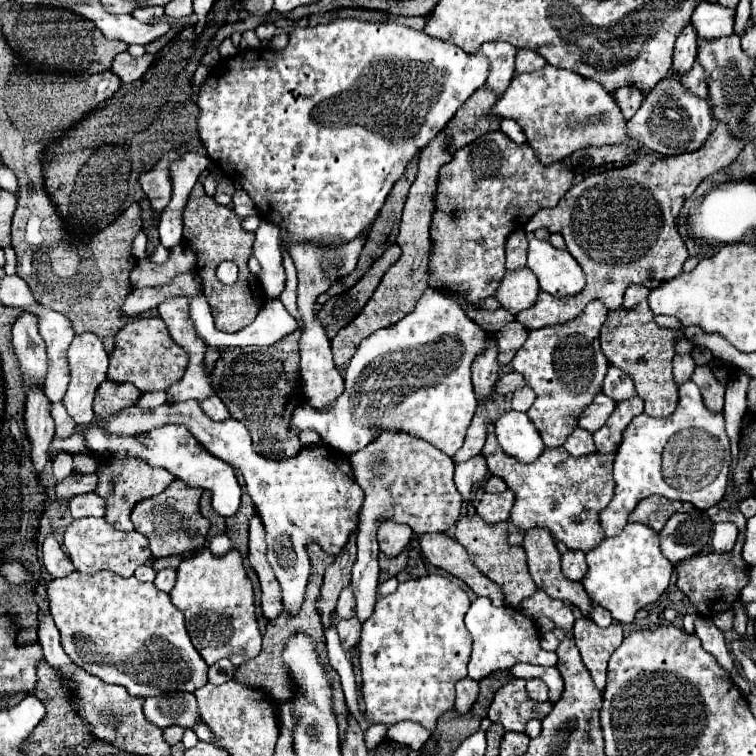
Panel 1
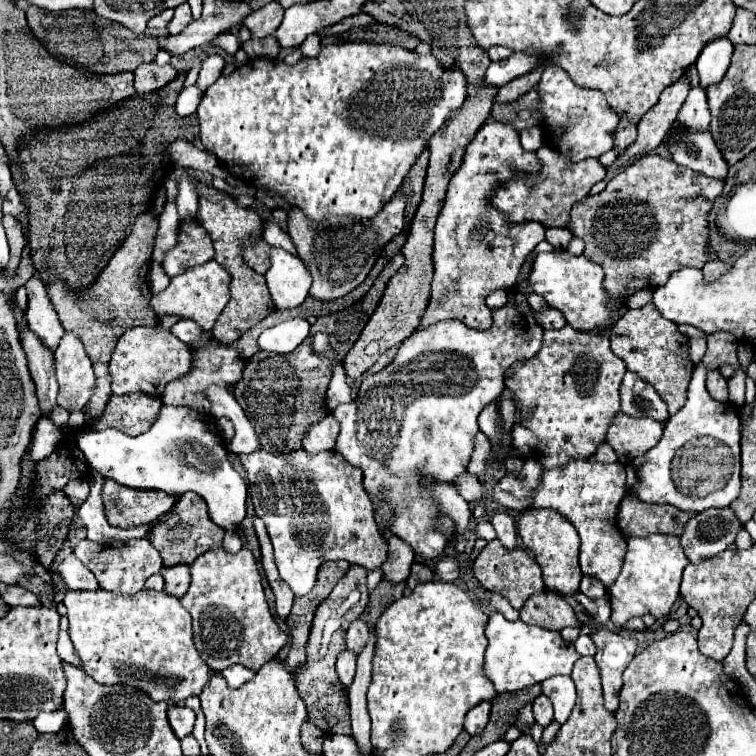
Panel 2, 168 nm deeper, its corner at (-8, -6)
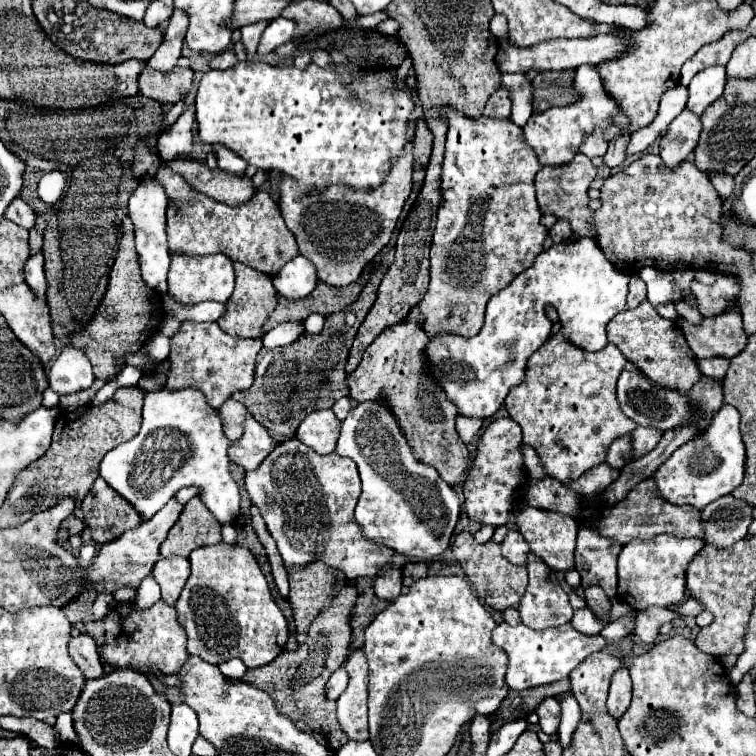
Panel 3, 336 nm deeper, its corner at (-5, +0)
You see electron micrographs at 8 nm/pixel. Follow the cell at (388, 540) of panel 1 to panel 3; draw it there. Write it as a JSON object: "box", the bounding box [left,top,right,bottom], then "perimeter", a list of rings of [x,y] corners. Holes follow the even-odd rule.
{"box":[374,567,402,601],"perimeter":[[[388,567],[382,571],[382,575],[374,583],[376,597],[384,601],[396,601],[402,589],[402,573],[398,567]]]}

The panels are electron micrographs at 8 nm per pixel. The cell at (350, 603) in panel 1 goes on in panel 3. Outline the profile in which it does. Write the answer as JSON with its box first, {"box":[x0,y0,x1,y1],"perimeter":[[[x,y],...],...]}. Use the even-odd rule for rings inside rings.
{"box":[336,649,368,741],"perimeter":[[[358,649],[344,663],[350,683],[336,701],[336,717],[350,741],[368,741],[368,663]]]}

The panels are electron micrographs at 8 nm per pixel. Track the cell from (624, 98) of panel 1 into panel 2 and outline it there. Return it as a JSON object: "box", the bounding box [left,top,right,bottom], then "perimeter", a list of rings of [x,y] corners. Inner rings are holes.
{"box":[615,115,637,153],"perimeter":[[[623,115],[615,131],[615,149],[623,153],[623,149],[635,141],[635,135],[637,135],[637,125],[627,115]]]}

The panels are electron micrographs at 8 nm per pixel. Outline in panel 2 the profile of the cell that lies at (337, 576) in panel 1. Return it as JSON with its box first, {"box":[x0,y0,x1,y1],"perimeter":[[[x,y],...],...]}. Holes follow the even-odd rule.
{"box":[293,565,369,735],"perimeter":[[[351,565],[349,571],[345,573],[345,577],[341,577],[337,581],[331,595],[317,607],[313,627],[311,627],[311,637],[309,637],[307,663],[303,667],[299,667],[299,671],[293,671],[297,691],[307,705],[309,717],[323,733],[329,733],[329,735],[333,735],[333,733],[351,735],[347,695],[345,695],[345,691],[341,691],[341,685],[337,685],[339,679],[335,673],[335,659],[337,659],[339,651],[343,651],[343,647],[345,647],[347,623],[351,623],[351,619],[355,619],[355,615],[361,615],[369,603],[365,575],[367,575],[367,571],[361,565]]]}

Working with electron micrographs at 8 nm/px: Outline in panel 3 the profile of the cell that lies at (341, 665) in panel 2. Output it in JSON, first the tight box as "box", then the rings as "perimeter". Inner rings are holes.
{"box":[324,667,348,699],"perimeter":[[[340,667],[340,669],[336,669],[336,671],[332,673],[332,677],[328,679],[324,693],[326,693],[328,699],[338,699],[340,693],[346,689],[346,685],[348,685],[348,673],[346,673],[344,667]]]}

